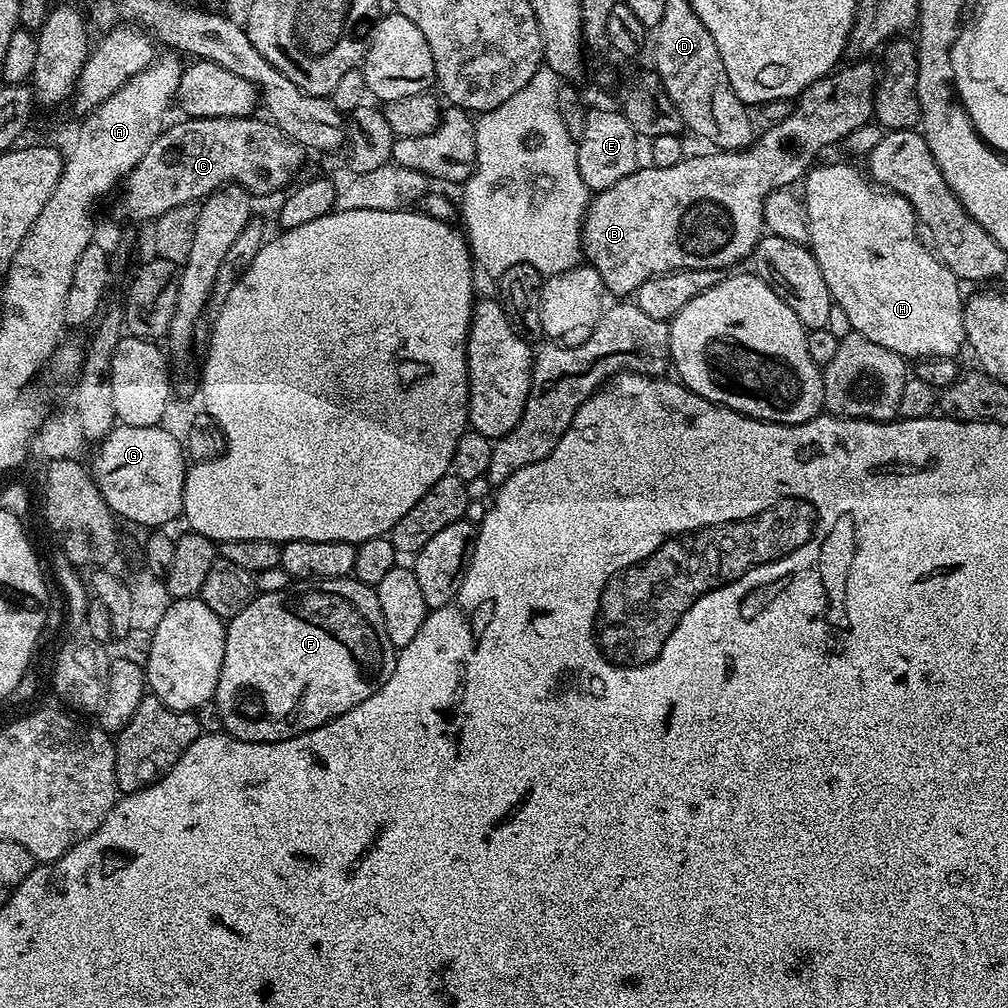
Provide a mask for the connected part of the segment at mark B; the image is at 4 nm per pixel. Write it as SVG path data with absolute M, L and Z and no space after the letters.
M860 58L814 81L795 97L793 108L777 124L770 125L761 136L759 133L753 143L739 152L712 150L709 156L689 155L669 168L637 168L622 182L595 193L584 211L580 246L583 259L601 275L605 289L616 295L613 297L628 298L640 289L642 282L666 272L728 270L731 264L747 256L749 259L765 231L764 199L777 188L788 188L796 179L797 183L817 163L816 155L823 148L846 139L873 119L878 68L872 62Z

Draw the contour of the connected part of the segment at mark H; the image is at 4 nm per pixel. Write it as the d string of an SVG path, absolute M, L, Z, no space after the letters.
M820 162L802 180L802 185L804 184L802 199L808 215L808 244L818 262L818 270L822 270L822 278L826 278L826 286L830 290L835 307L839 311L840 308L844 311L844 316L848 319L849 324L847 327L851 331L861 332L863 336L870 338L870 342L878 342L878 346L886 346L897 352L899 356L905 358L955 357L957 355L956 351L960 347L963 349L966 344L964 334L965 297L960 296L961 281L957 280L955 274L940 261L940 257L936 255L935 251L930 250L927 243L924 245L920 241L920 236L916 233L916 228L918 229L916 211L910 206L910 202L906 202L906 198L887 190L881 190L875 183L866 179L865 173L861 169L860 172L852 164L823 164L823 162Z

